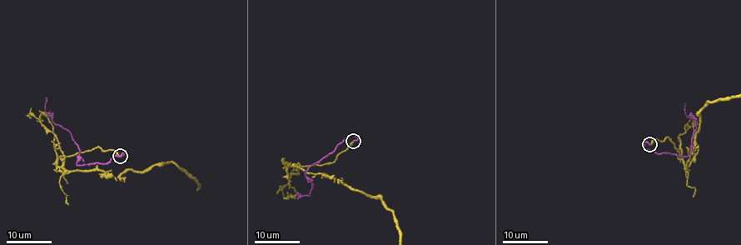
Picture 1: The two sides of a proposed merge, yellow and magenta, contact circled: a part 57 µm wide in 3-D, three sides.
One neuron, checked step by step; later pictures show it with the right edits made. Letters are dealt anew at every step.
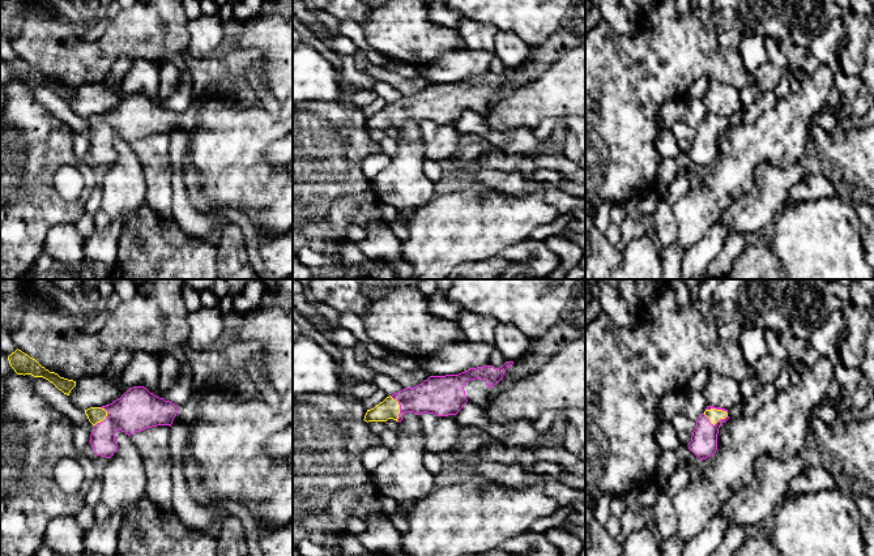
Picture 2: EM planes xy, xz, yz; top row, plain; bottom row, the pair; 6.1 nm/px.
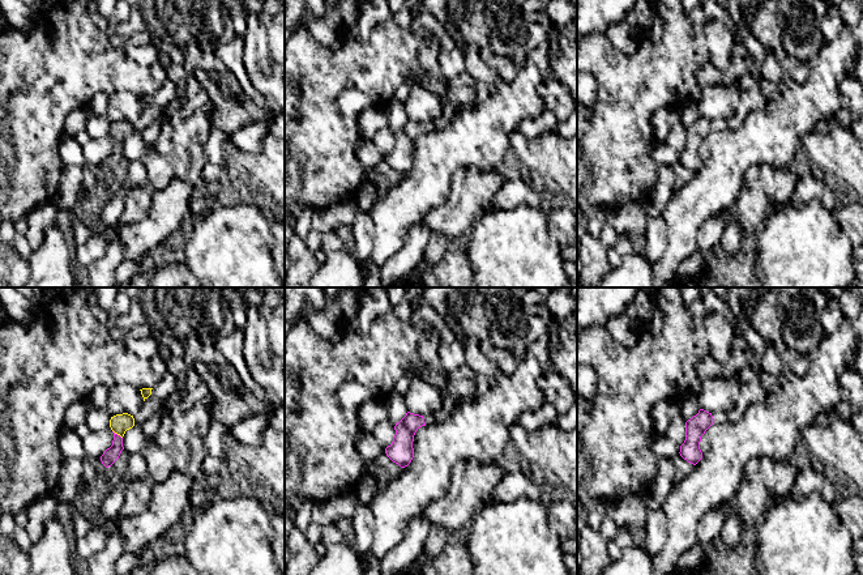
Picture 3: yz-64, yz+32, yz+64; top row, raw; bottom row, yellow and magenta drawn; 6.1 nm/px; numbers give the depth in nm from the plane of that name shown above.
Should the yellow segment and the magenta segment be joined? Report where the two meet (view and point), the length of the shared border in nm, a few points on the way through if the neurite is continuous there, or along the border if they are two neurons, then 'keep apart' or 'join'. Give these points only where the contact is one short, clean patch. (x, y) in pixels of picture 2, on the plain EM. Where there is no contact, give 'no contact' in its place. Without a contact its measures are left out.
meets yellow in yz at (715, 131); contact 150 nm long; runs through yz (713, 123), (715, 131), (706, 140), (703, 152); join

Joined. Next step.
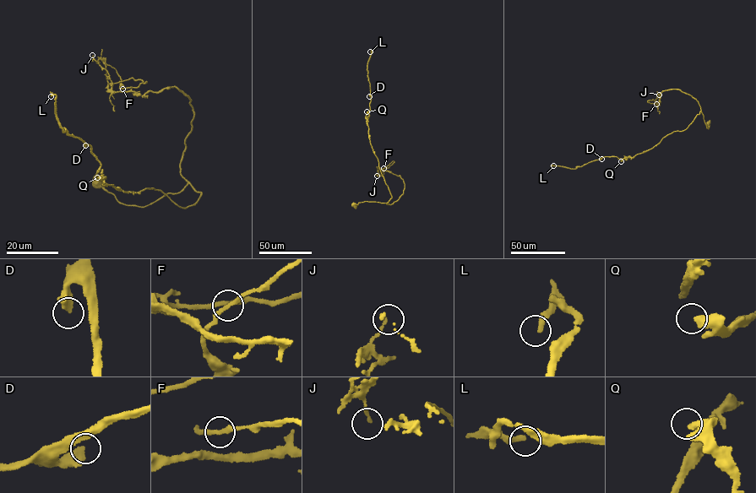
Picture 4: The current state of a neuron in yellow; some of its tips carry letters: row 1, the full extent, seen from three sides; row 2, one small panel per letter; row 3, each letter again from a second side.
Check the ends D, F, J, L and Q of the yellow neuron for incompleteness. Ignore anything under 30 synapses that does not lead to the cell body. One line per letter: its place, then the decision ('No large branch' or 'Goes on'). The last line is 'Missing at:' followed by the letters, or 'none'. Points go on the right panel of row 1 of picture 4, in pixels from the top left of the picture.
D: Place: (601, 159). No large branch
F: Place: (656, 104). No large branch
J: Place: (659, 94). No large branch
L: Place: (553, 165). No large branch
Q: Place: (621, 161). No large branch
Missing at: none

